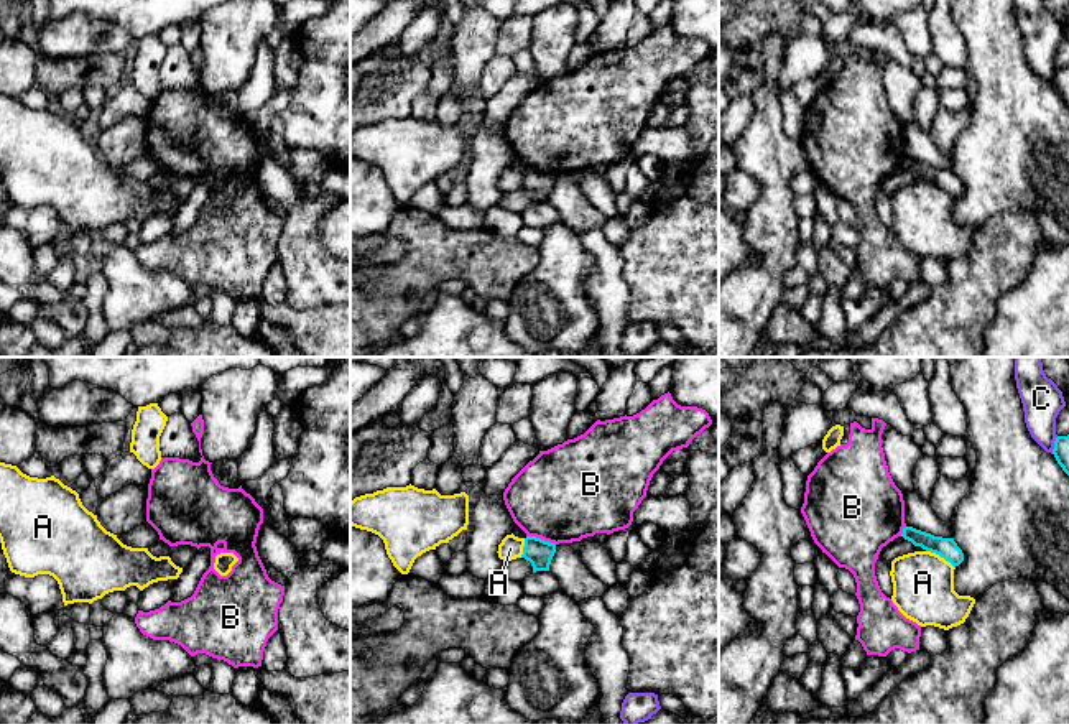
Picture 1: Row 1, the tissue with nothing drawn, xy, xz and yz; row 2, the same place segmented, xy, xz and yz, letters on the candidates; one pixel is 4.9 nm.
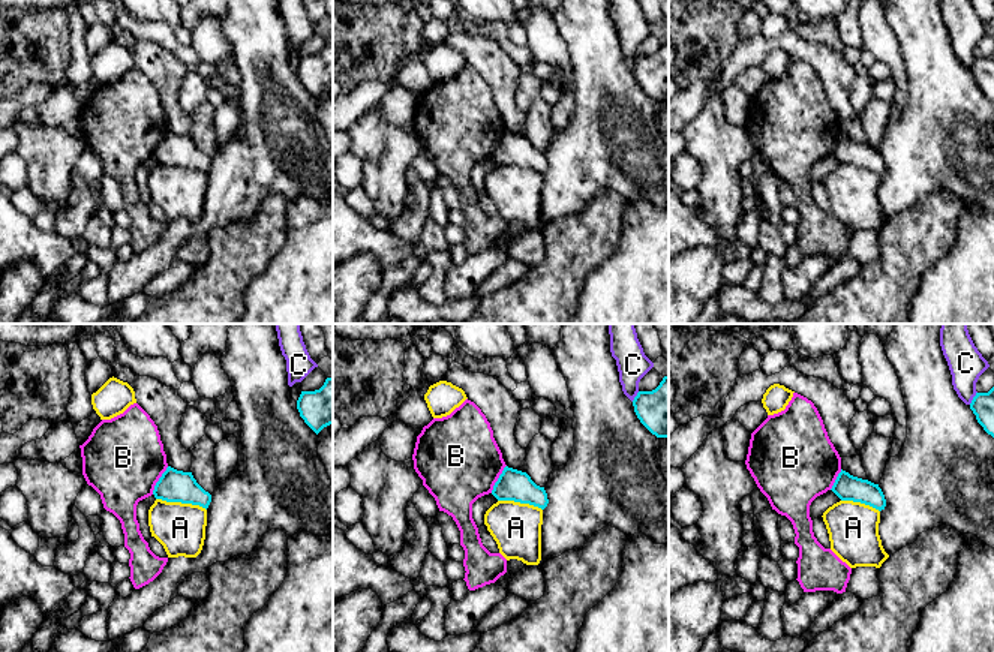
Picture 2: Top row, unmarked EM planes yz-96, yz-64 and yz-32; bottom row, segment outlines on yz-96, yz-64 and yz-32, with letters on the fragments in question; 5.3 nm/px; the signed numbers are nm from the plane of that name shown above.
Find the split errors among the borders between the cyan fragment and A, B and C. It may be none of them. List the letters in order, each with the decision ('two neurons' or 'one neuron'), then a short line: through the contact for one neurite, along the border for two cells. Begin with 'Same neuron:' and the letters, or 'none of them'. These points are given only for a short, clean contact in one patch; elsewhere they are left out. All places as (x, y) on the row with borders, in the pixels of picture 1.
Same neuron: none of them
A: two neurons
B: two neurons; line xz (527, 535), (535, 535), (555, 545)
C: two neurons

